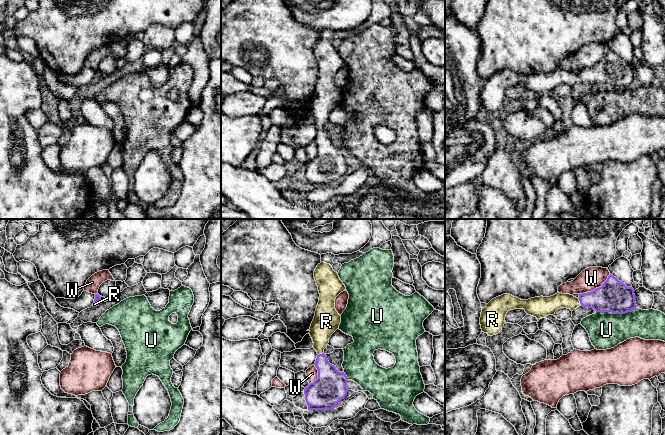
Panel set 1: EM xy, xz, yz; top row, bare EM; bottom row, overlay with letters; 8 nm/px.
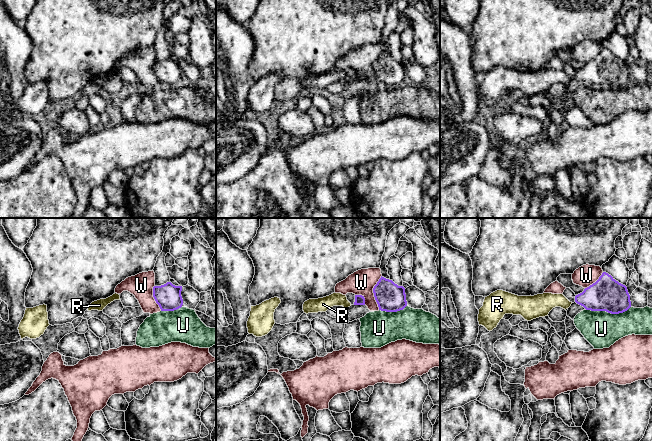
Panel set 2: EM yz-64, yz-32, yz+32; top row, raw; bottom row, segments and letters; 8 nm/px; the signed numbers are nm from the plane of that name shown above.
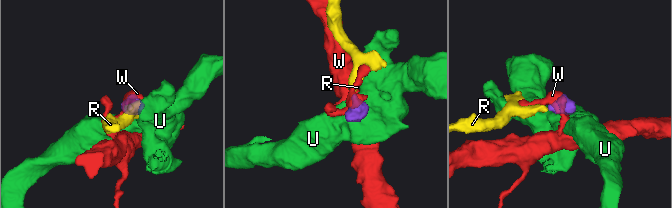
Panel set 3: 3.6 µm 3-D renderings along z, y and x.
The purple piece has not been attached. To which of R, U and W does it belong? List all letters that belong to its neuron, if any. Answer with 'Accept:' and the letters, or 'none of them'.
Accept: R

